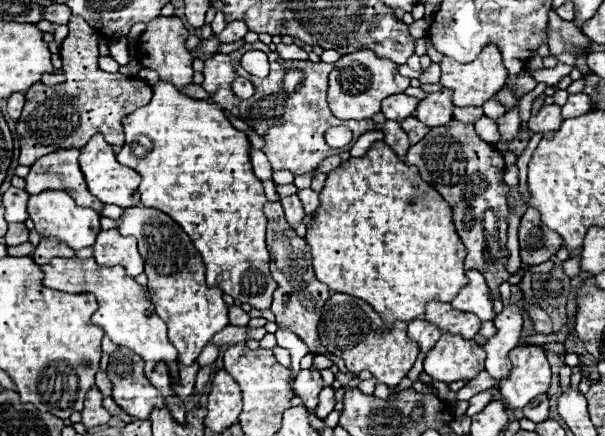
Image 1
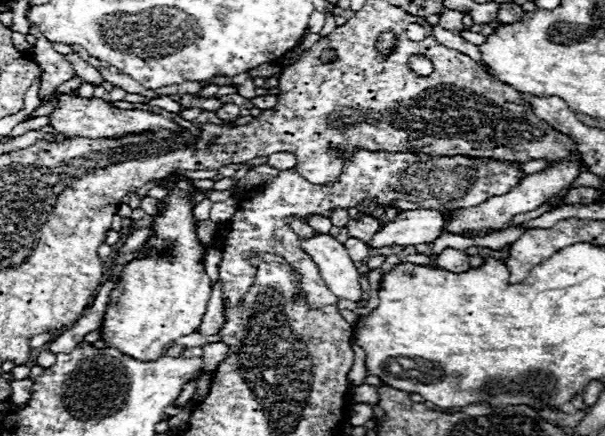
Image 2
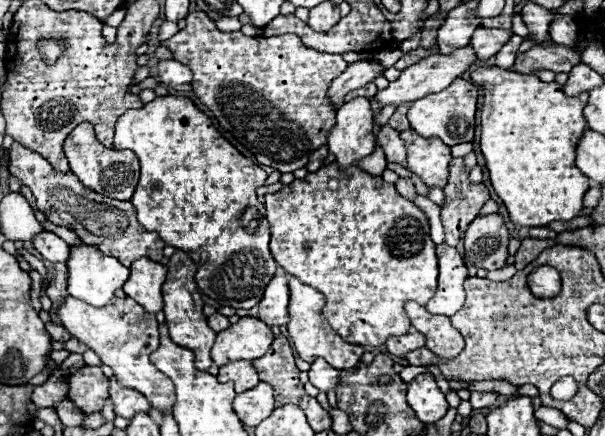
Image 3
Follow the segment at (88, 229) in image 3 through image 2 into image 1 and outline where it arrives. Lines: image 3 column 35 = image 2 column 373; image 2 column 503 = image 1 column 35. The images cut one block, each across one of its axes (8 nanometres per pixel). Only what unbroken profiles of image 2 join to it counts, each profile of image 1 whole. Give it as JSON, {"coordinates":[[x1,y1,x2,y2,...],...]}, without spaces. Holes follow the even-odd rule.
{"coordinates":[[56,150,38,158,26,176,26,192,40,194,44,190,66,190,78,206,92,208,102,214,104,204,88,192,78,166,78,156,80,150]]}

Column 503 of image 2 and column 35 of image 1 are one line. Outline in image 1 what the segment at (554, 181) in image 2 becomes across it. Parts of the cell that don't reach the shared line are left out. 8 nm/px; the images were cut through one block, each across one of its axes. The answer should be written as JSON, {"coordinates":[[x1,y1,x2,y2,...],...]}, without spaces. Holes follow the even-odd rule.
{"coordinates":[[46,190,42,194,34,194,28,200,28,214,34,222,34,230,48,238,56,238,70,246,72,250,82,250,88,248,96,242,96,234,100,232,100,214,90,208,76,206,76,202,62,190]]}

